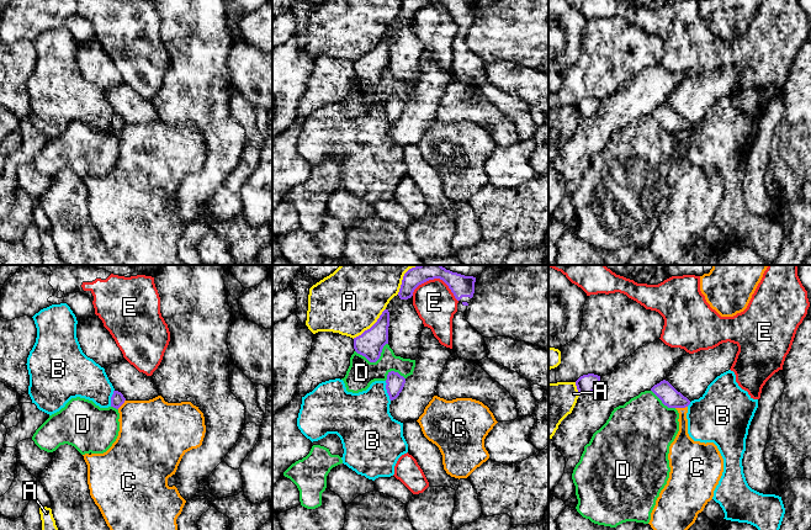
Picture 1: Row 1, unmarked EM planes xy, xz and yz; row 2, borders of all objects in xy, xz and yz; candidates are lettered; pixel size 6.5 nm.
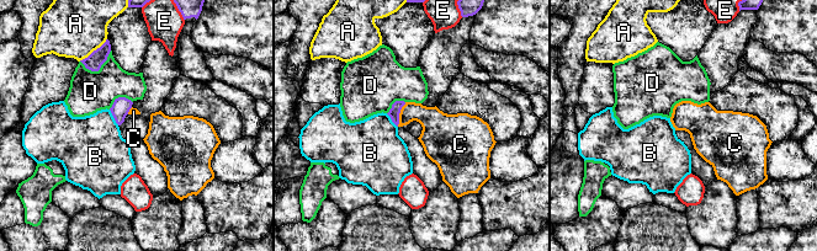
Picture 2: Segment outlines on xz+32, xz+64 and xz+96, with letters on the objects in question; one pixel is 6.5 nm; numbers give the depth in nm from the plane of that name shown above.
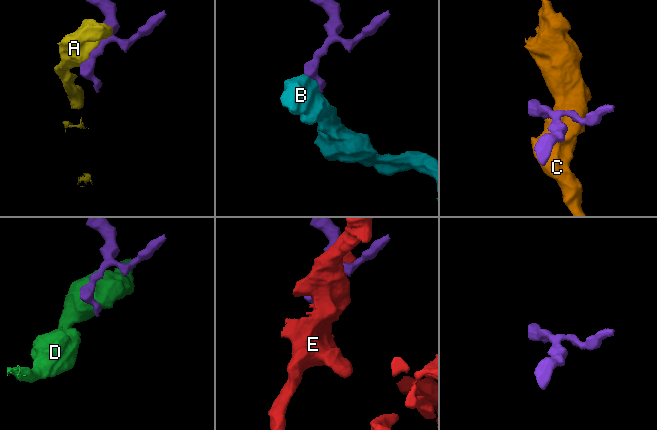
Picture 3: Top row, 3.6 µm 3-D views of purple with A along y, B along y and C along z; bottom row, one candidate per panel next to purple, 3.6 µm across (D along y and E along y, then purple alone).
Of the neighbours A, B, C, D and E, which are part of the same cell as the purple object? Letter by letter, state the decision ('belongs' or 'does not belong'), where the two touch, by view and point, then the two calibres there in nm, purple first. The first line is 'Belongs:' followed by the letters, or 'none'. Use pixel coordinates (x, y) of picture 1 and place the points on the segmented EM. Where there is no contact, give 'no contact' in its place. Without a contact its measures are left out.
Belongs: none
A: does not belong | xz (371, 327) | 170/440 nm
B: does not belong | xz (387, 391) | 110/360 nm
C: does not belong | yz (680, 407) | 120/140 nm
D: does not belong | xz (374, 361) | 170/180 nm
E: does not belong | xz (438, 277) | 150/260 nm

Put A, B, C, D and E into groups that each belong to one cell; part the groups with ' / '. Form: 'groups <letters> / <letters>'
groups A / B / C / D / E

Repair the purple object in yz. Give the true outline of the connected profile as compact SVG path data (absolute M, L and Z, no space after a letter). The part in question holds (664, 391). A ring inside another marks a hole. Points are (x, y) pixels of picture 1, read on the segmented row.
M663 380L654 385L651 391L662 401L668 408L685 408L690 401L678 392L668 381Z

